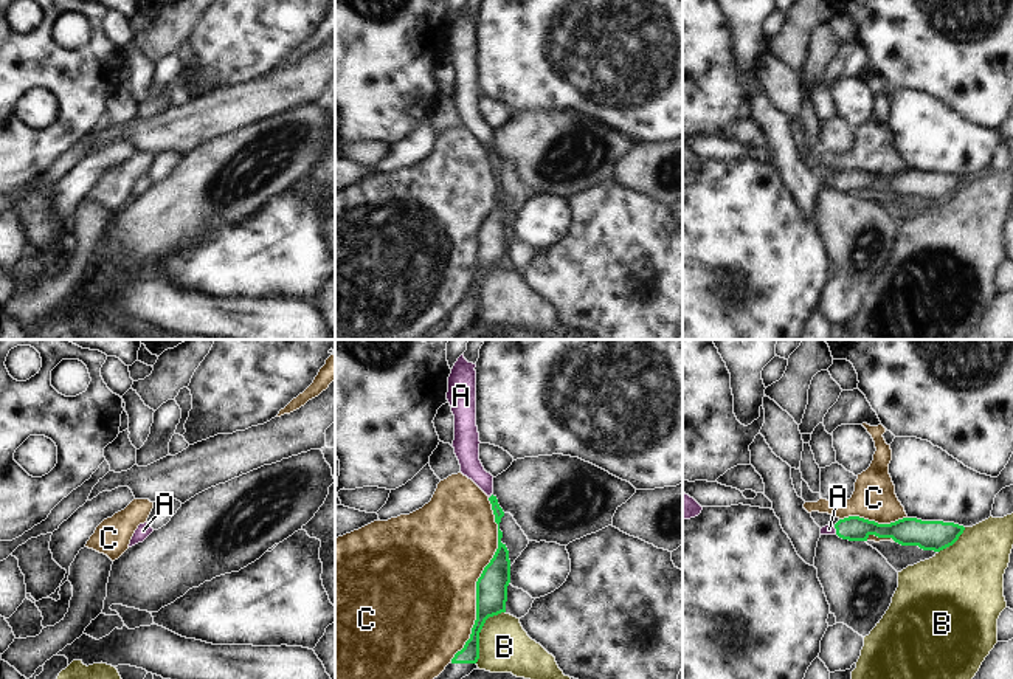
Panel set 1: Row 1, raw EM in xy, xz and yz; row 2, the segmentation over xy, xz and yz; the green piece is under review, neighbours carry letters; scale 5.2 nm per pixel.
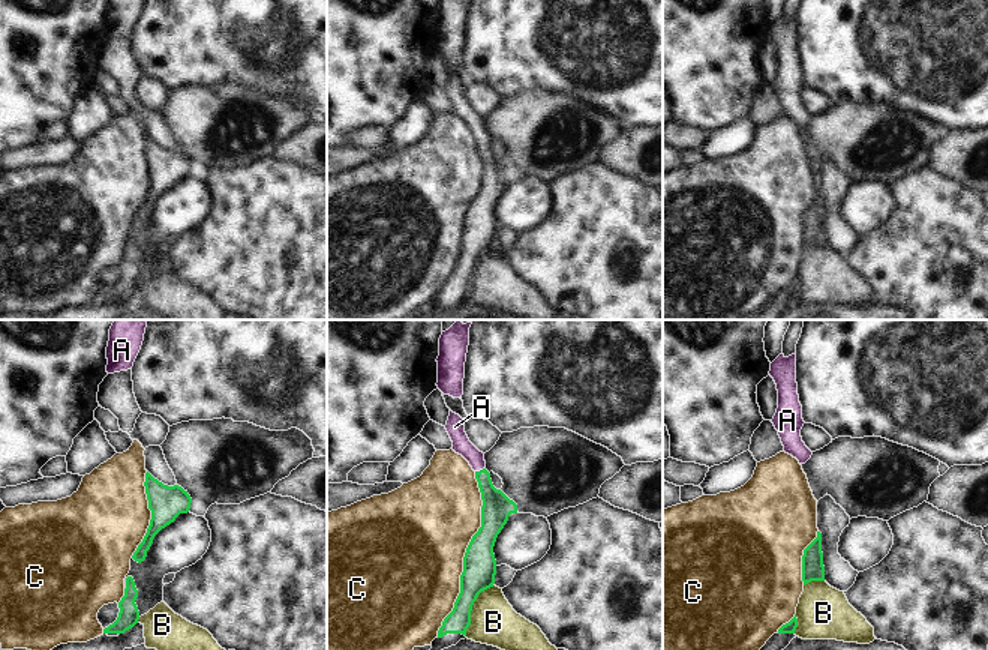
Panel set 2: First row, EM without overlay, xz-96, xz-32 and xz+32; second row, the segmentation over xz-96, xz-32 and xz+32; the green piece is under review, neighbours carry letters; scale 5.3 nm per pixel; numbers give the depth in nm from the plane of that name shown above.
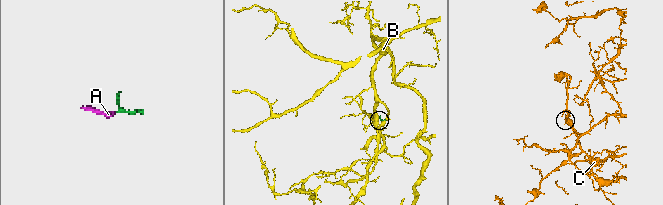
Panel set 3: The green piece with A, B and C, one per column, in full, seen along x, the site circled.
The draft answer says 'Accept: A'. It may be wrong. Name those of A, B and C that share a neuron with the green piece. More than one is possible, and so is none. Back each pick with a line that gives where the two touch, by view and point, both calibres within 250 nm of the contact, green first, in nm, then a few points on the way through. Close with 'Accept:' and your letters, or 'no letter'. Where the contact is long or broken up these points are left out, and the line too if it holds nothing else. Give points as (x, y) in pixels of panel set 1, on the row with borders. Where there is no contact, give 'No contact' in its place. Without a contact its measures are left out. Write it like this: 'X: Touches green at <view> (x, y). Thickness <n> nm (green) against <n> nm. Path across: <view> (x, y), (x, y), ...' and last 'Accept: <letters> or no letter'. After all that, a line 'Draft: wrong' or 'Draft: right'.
A: Touches green at yz (836, 530). Thickness 130 nm (green) against 50 nm. Path across: yz (853, 527), (836, 530), (829, 529)
Accept: A
Draft: right

